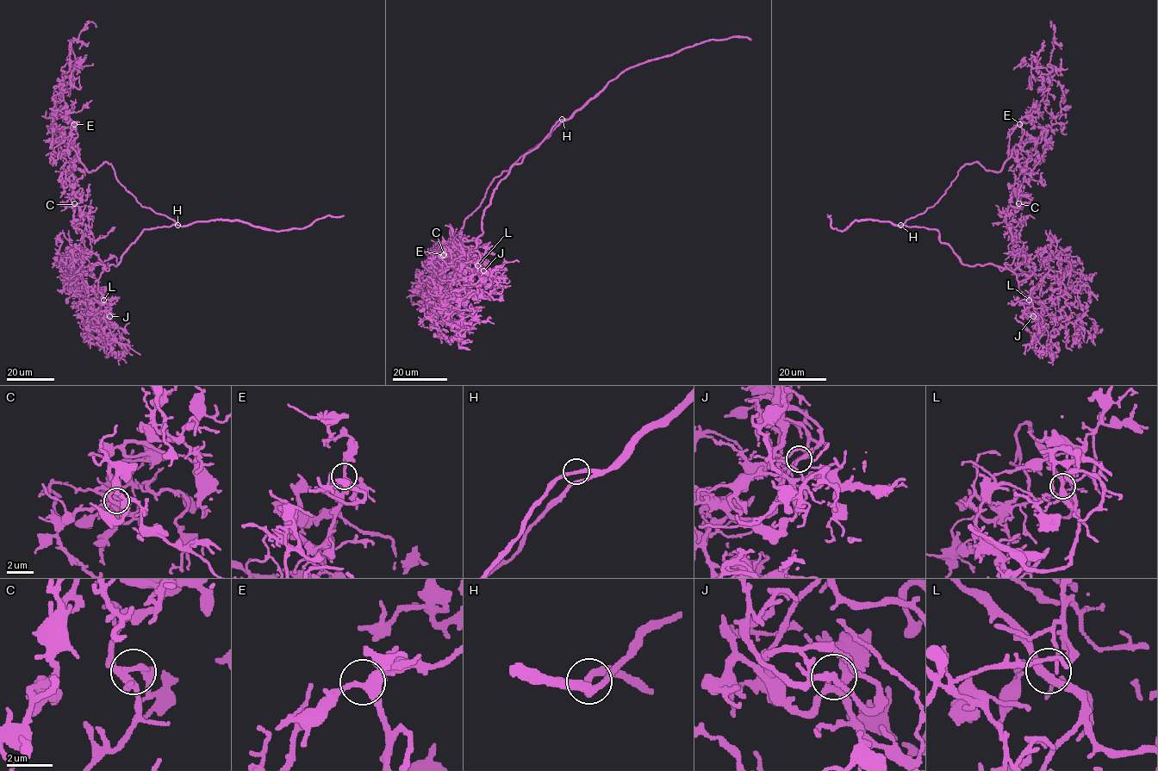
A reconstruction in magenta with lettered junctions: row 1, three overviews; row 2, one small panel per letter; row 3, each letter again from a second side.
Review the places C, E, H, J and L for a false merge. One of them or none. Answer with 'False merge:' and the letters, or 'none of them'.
False merge: none of them

